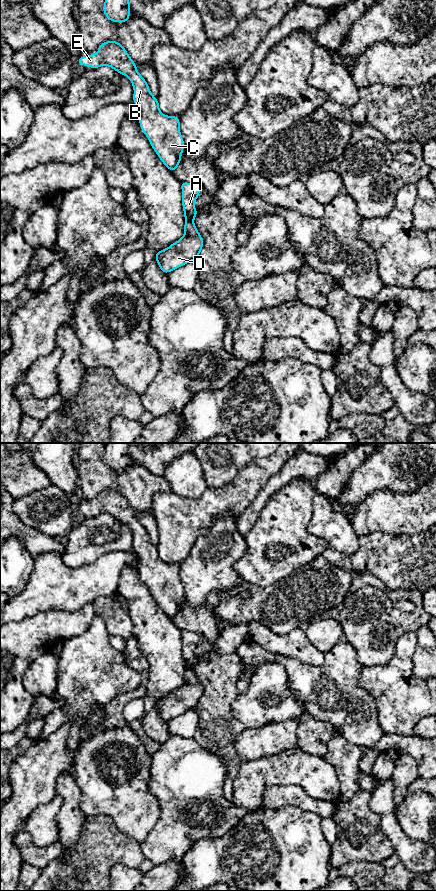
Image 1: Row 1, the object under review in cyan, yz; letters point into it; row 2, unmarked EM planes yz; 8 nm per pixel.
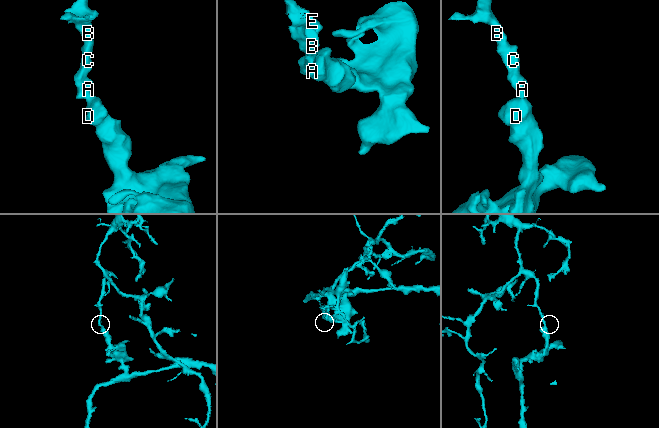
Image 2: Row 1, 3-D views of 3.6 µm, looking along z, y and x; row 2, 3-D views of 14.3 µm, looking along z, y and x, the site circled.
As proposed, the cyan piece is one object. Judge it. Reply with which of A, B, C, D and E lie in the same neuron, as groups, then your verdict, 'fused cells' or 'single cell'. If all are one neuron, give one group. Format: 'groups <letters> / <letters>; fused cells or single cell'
groups A B C E / D; fused cells

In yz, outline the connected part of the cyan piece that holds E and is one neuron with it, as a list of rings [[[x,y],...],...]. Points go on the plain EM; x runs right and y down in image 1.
[[[106,489],[97,497],[98,502],[80,504],[78,513],[90,514],[91,517],[110,514],[131,528],[133,550],[139,557],[141,578],[163,612],[174,620],[184,598],[184,588],[179,577],[180,566],[160,560],[158,547],[152,543],[146,528],[137,519],[136,511],[119,490]]]

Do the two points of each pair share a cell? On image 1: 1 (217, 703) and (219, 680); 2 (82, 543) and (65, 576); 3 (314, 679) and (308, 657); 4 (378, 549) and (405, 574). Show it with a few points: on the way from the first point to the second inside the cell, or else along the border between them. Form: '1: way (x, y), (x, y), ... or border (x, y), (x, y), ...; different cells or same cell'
1: way (218, 697), (219, 686); same cell
2: border (61, 556), (70, 567), (85, 566), (92, 562); different cells
3: border (288, 656), (314, 665), (321, 665), (325, 660); different cells
4: way (385, 556), (398, 567); same cell

